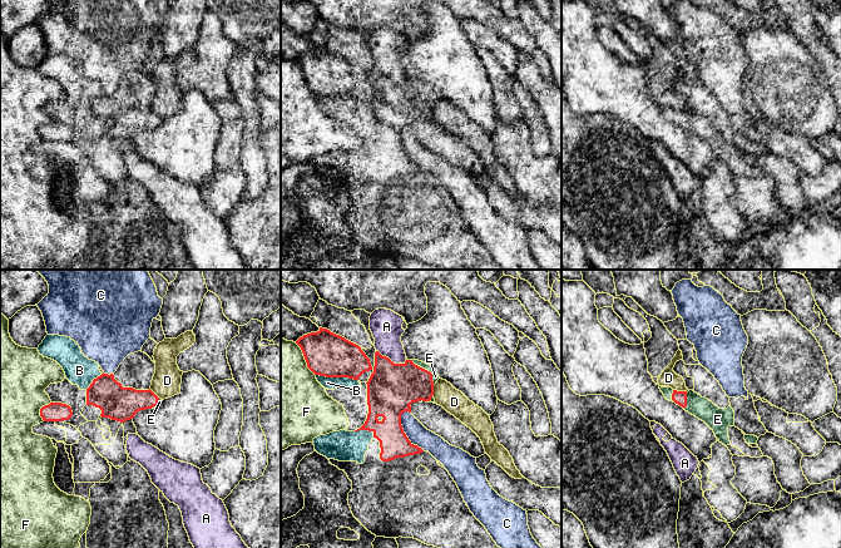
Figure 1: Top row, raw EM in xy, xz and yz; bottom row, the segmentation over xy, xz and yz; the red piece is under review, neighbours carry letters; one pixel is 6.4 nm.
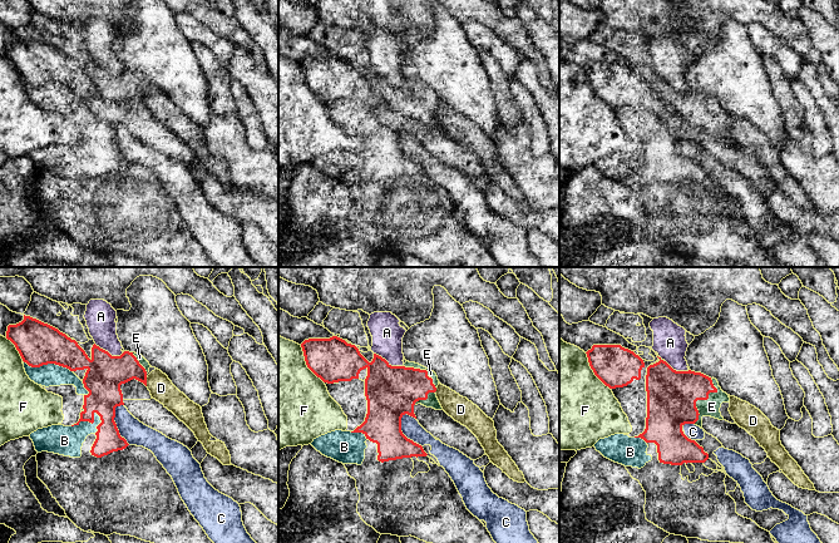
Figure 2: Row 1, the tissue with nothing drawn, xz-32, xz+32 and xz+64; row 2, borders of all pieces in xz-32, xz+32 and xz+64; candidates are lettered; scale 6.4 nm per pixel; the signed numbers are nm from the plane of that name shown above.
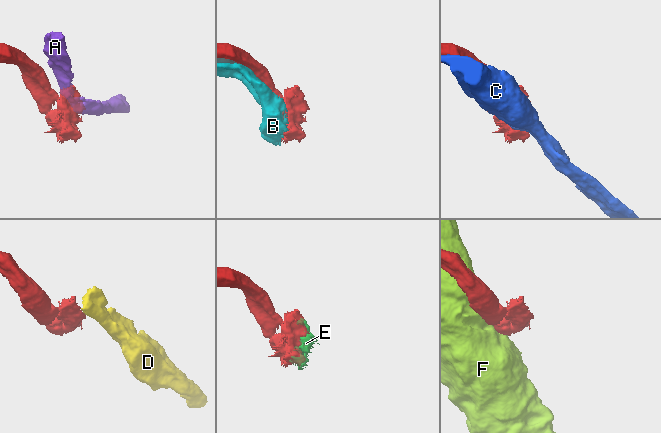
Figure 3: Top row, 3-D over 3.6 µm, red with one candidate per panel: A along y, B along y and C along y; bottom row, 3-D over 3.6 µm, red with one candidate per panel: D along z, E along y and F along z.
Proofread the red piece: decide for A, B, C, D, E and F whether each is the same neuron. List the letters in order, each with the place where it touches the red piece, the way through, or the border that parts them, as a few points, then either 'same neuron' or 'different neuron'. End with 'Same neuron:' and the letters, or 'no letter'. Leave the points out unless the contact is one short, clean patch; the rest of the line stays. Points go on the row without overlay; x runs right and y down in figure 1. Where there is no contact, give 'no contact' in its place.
A: meets red in xz at (390, 79); different neuron
B: meets red in xz at (337, 95); different neuron
C: meets red in xz at (404, 152); different neuron
D: meets red in yz at (681, 110); border along yz (673, 108), (687, 110); different neuron
E: meets red in xz at (426, 89); same neuron
F: meets red in xz at (305, 78); different neuron
Same neuron: E

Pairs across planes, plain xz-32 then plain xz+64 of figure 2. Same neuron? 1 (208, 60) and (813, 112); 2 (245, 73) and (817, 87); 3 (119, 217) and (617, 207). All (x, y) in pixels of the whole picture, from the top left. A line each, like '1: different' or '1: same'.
1: different
2: same
3: different

